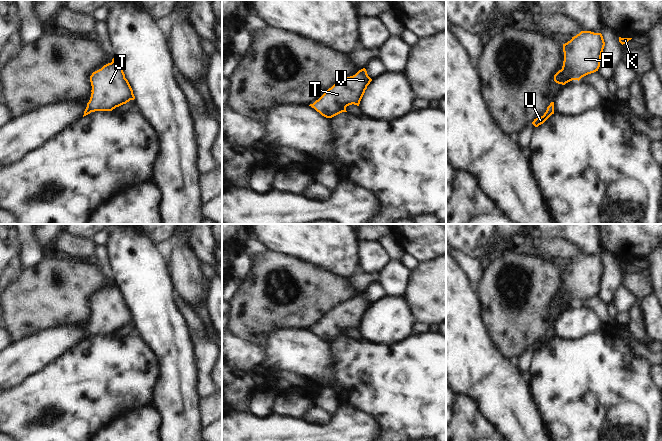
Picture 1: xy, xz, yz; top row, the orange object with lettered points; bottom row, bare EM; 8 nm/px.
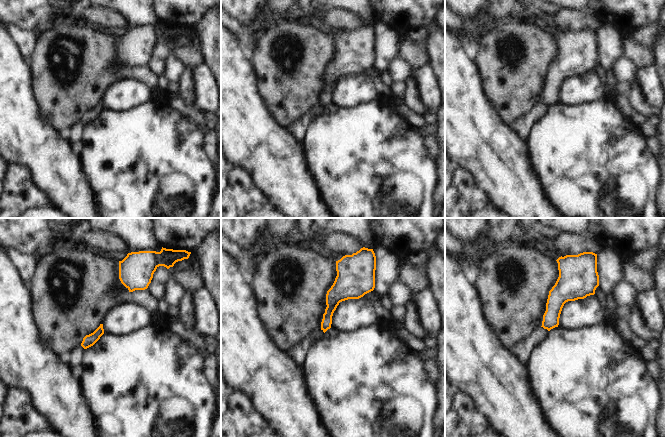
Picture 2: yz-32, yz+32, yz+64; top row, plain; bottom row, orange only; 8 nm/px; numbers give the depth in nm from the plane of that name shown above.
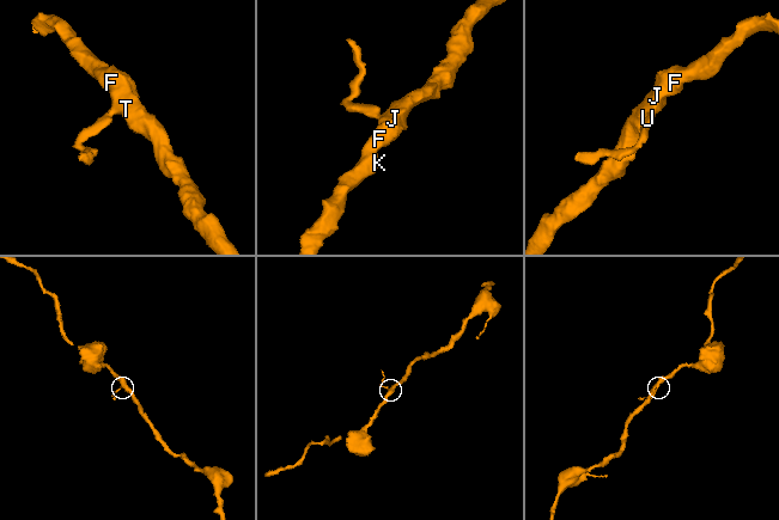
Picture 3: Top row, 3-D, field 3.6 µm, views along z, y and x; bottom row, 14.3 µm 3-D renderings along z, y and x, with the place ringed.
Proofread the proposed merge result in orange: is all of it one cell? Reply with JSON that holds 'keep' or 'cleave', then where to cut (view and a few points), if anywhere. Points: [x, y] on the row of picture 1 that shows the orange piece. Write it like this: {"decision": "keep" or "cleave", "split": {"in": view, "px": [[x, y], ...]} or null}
{"decision": "keep", "split": null}

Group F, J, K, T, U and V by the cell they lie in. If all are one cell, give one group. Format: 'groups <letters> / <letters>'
groups F J K T U V

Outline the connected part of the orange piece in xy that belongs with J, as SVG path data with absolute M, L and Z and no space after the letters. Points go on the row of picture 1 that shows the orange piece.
M115 58L111 63L93 72L90 82L92 93L83 117L95 111L112 111L135 99L123 69Z

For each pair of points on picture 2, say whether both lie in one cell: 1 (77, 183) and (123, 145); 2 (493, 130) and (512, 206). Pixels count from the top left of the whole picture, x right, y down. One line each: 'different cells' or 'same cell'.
1: different cells
2: same cell

